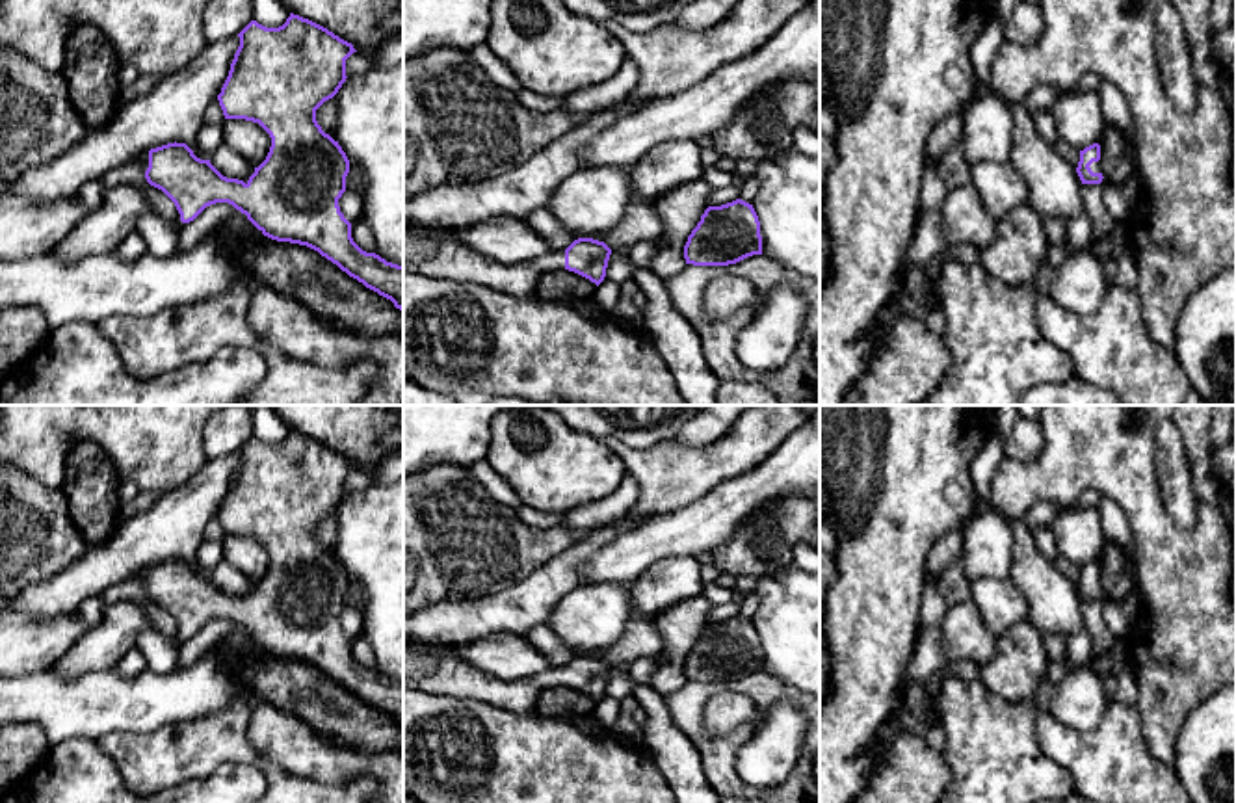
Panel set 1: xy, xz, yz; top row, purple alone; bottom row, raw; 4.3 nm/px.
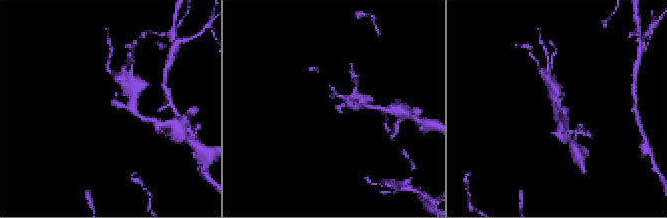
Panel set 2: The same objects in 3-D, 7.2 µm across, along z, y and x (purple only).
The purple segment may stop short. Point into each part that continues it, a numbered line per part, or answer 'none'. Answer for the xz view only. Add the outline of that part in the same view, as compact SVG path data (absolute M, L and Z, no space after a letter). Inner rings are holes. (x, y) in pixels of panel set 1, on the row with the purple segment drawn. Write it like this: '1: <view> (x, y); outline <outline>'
1: xz (435, 253); outline M403 223L403 271L407 273L489 286L513 297L532 297L539 277L559 270L565 270L565 249L509 266L478 255L455 238L455 229Z

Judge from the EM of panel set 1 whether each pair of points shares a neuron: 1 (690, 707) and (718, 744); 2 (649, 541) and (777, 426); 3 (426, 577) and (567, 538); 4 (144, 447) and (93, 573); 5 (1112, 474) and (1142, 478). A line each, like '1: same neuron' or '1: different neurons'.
1: same neuron
2: different neurons
3: same neuron
4: different neurons
5: same neuron

